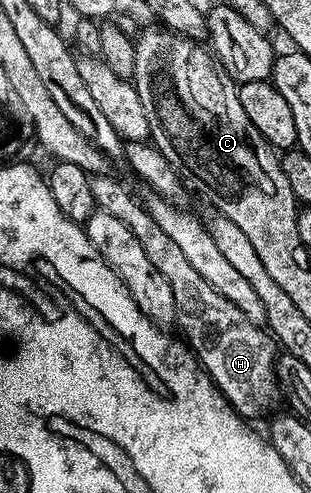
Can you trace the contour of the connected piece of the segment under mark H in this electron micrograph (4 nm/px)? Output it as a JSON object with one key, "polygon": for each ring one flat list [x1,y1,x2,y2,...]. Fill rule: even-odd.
{"polygon":[[98,173,91,178,94,202,101,210,112,213,112,217,120,217,120,221,124,221,124,225,136,233,136,241,144,245,144,253,148,253,152,265,156,265,156,269,164,273,168,285,172,285,177,326,182,326,186,334,185,342,198,356,198,362,210,380,243,419,255,421,261,415,269,416,280,400,276,343,269,330,248,321,248,317,244,317,244,313,240,313,240,309,236,309,228,297,216,293,216,289,212,289,212,285,208,285,208,281,204,281,204,277,192,269,188,257,184,257,176,241,172,241,172,237,168,237,168,233,156,225,149,210,134,200,133,193,120,180,109,179,108,176]]}

